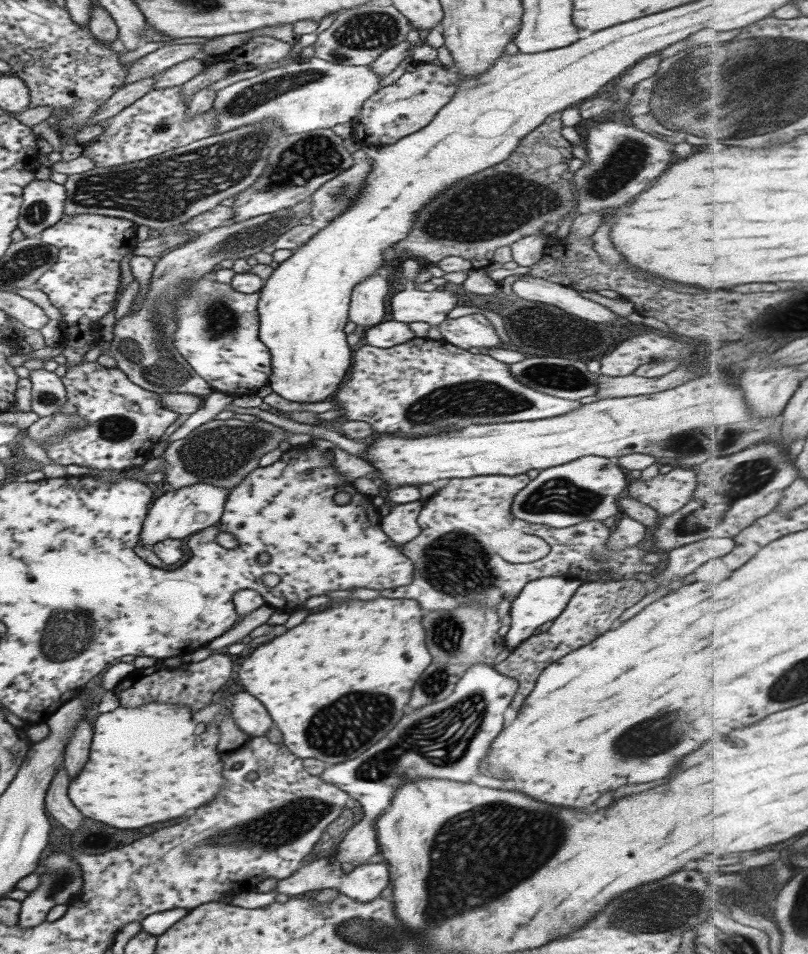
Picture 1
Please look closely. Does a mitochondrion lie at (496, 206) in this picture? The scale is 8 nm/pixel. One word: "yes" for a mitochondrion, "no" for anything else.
yes

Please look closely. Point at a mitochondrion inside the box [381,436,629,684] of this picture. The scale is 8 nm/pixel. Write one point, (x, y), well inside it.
(458, 565)

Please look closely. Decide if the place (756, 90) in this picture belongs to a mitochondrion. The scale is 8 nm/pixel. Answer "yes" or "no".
yes

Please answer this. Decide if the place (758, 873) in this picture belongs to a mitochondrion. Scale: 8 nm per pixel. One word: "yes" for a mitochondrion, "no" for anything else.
no

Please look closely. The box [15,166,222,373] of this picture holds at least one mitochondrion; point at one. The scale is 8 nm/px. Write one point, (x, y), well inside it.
(36, 213)

